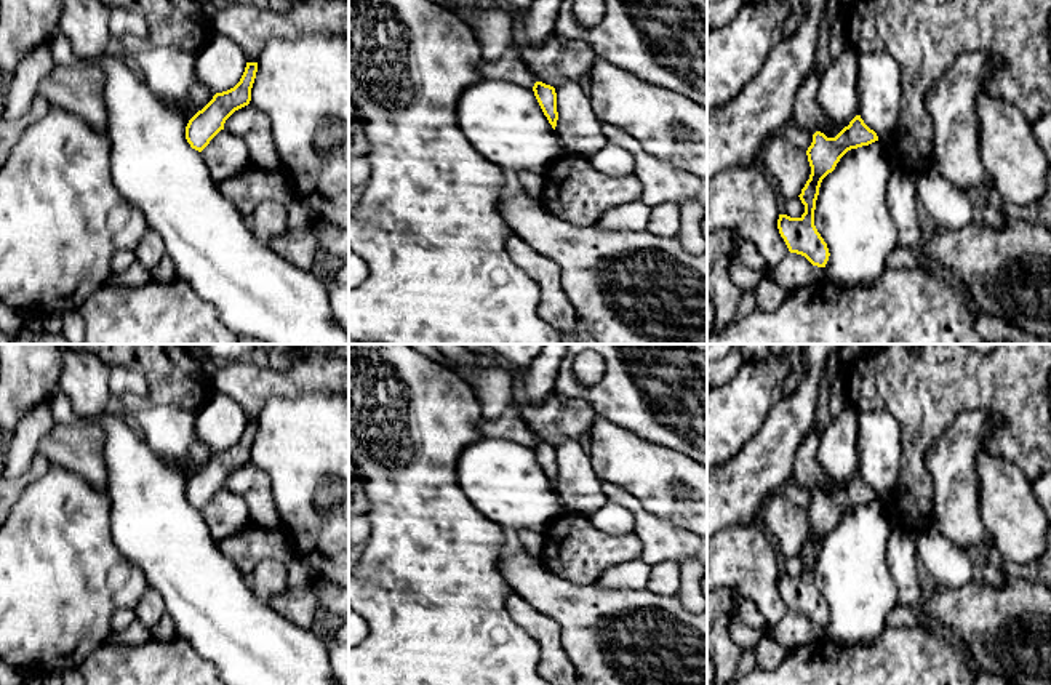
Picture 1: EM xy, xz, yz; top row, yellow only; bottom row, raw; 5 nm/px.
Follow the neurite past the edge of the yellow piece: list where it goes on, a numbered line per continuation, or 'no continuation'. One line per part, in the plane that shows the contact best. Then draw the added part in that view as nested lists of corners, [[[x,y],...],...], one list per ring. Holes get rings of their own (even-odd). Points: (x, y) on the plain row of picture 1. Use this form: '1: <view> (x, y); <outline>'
no continuation

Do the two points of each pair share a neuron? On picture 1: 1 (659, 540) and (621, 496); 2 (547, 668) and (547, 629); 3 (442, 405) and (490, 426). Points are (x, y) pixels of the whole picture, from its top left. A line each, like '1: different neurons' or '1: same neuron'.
1: same neuron
2: same neuron
3: different neurons

